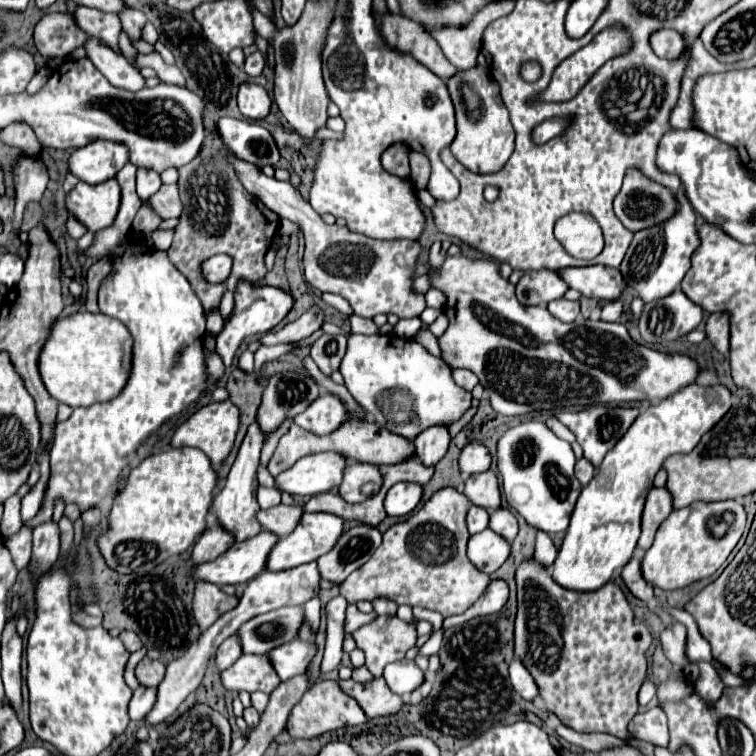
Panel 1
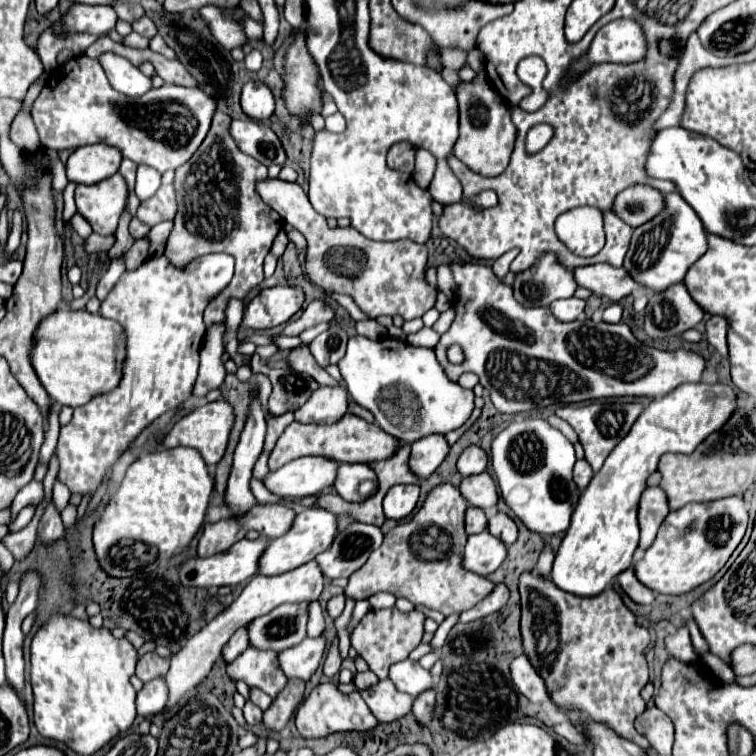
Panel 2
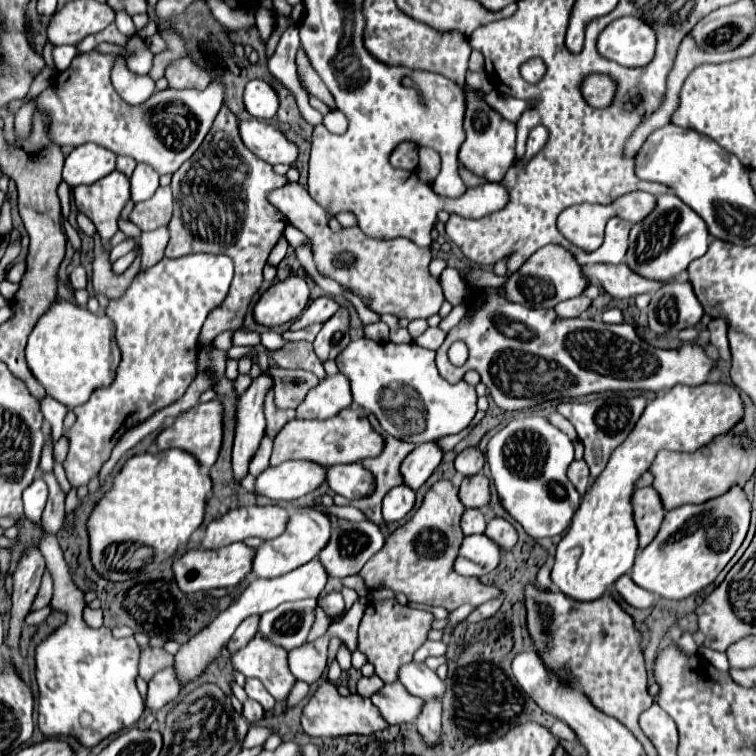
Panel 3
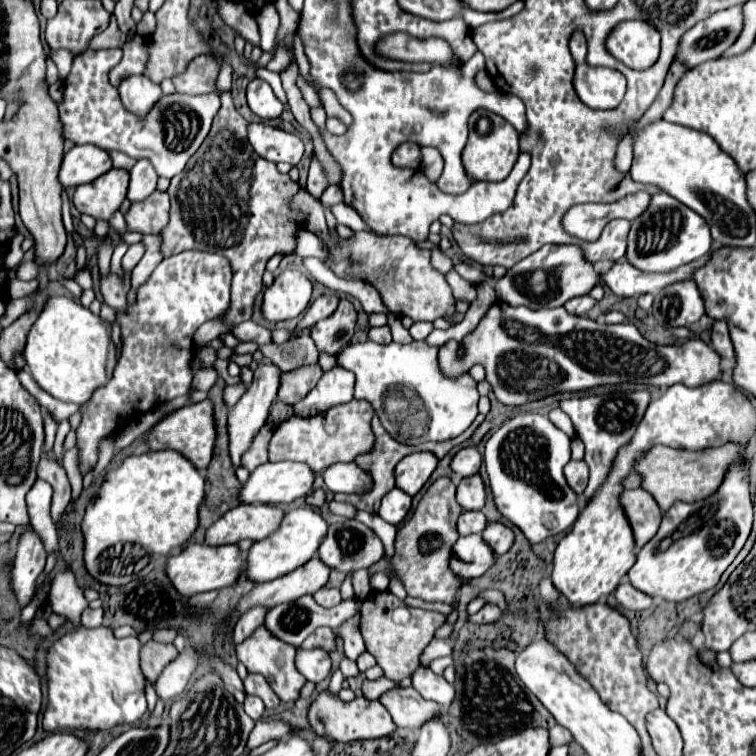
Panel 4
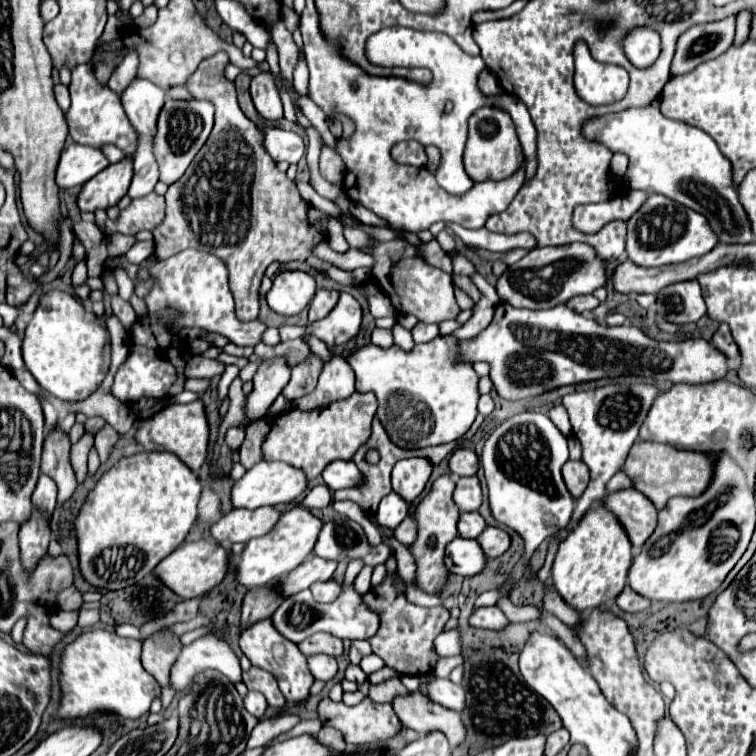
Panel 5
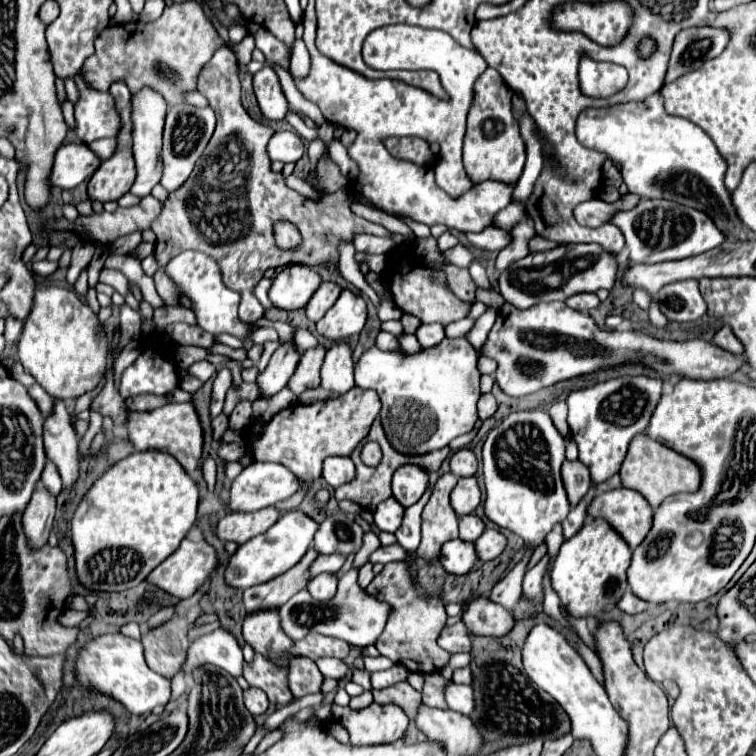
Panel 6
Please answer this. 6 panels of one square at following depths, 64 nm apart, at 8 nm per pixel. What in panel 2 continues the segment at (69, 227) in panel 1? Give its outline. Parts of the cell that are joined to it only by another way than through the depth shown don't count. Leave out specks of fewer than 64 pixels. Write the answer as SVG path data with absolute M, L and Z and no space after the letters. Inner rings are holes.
M76 213L69 221L69 224L74 232L86 239L92 234L90 224L79 214Z

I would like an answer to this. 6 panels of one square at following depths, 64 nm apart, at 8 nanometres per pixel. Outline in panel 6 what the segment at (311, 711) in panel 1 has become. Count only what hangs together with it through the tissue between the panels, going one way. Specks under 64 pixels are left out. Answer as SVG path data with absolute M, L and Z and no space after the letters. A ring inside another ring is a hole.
M370 704L362 710L332 706L332 714L336 716L336 722L348 730L350 744L354 746L394 742L404 736L410 722L396 704Z

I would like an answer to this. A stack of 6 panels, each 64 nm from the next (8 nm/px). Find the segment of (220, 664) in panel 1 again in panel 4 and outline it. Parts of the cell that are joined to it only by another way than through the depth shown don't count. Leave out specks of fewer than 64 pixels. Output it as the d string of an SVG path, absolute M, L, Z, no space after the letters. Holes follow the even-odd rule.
M252 608L252 612L246 612L234 628L234 644L244 642L264 622L264 616L266 616L266 608Z

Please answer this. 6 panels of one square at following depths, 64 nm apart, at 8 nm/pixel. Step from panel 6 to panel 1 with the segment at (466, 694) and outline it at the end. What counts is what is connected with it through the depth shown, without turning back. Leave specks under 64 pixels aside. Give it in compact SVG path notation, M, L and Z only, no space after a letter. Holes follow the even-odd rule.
M398 660L398 662L392 662L384 668L384 680L388 684L388 688L402 696L402 698L408 698L408 694L418 686L422 684L424 680L424 672L412 662L412 660Z

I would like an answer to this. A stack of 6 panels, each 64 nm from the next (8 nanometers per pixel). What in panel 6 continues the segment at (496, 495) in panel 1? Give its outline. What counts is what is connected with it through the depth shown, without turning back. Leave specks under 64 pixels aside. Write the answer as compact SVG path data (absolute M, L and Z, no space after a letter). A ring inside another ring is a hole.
M460 478L456 488L452 490L452 508L456 510L456 514L470 514L476 510L476 506L480 504L482 492L478 488L476 478Z

